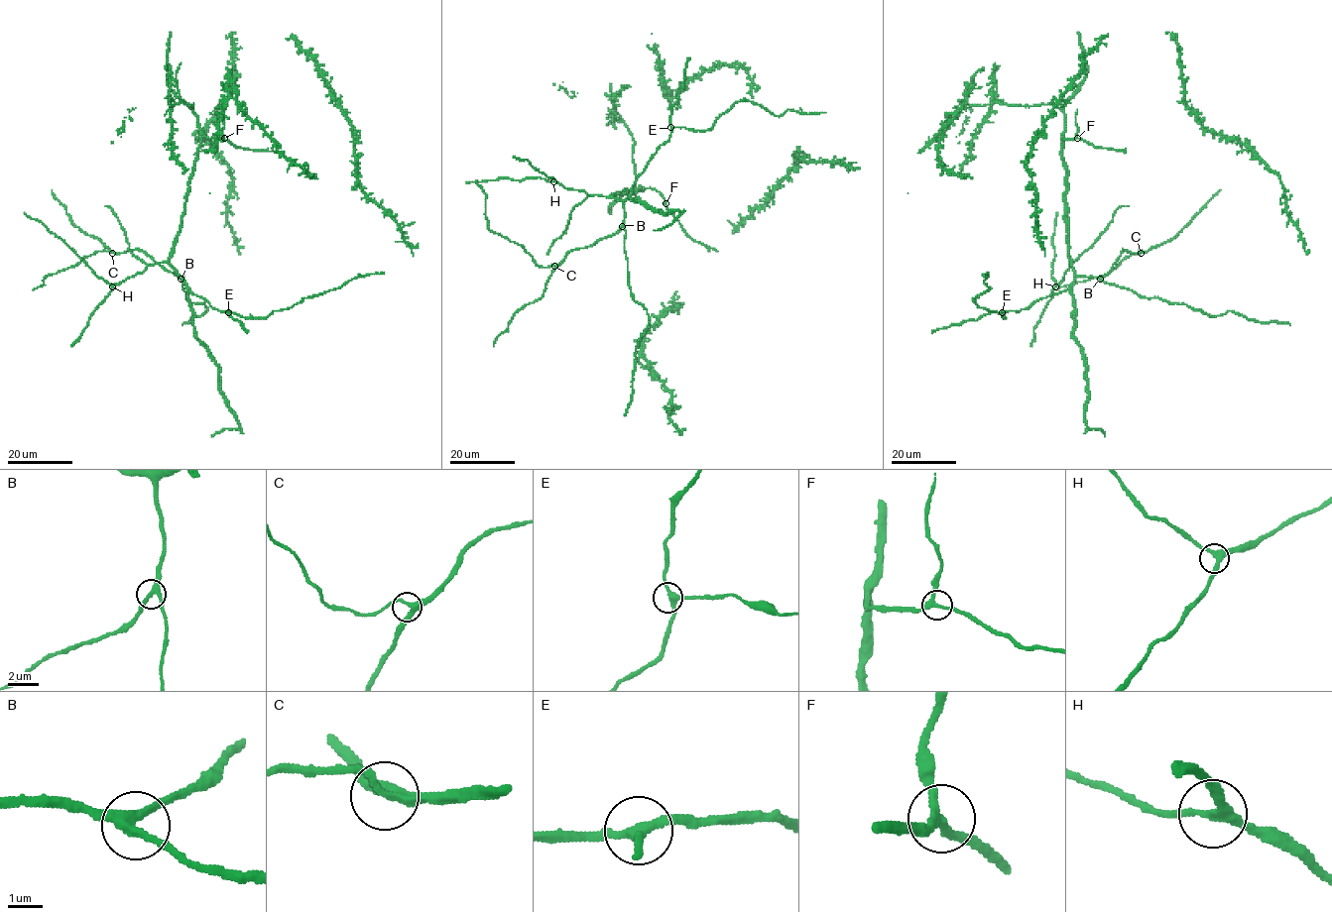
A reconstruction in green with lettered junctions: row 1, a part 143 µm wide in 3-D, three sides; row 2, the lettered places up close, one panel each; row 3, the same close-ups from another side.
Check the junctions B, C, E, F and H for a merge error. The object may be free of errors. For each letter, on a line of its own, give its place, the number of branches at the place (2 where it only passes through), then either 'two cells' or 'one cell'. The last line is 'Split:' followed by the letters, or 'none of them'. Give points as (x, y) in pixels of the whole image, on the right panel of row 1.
B: (1100, 279) | 3 | one cell
C: (1141, 253) | 3 | one cell
E: (1002, 312) | 3 | one cell
F: (1077, 138) | 3 | one cell
H: (1055, 286) | 3 | one cell
Split: none of them

